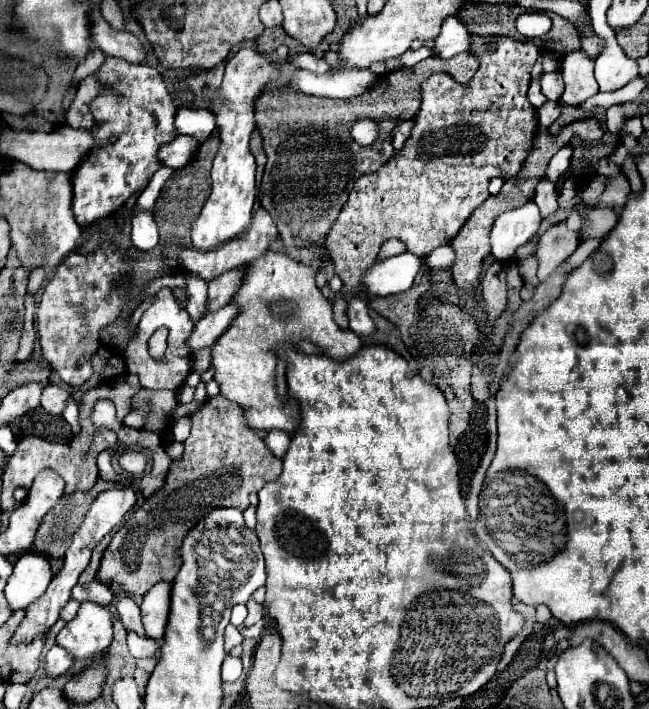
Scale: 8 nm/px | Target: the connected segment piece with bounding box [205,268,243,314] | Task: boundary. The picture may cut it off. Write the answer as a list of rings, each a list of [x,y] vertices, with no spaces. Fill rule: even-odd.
[[[233,268],[233,270],[229,270],[229,272],[225,272],[219,278],[215,278],[215,280],[209,282],[209,294],[207,294],[207,310],[205,310],[205,314],[209,314],[211,310],[223,308],[231,300],[231,296],[239,288],[241,276],[243,276],[243,270]]]

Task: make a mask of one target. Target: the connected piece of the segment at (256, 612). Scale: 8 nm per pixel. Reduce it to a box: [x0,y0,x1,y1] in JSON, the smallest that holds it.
[245,600,263,626]

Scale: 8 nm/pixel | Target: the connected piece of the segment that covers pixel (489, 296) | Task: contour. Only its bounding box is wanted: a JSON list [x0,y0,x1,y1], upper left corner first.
[483,262,507,318]

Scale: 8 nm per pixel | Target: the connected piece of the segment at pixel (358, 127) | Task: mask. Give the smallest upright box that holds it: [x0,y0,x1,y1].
[351,118,377,146]

